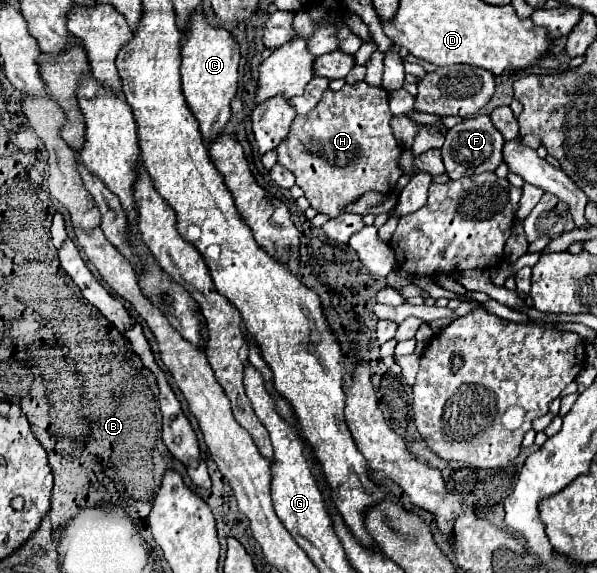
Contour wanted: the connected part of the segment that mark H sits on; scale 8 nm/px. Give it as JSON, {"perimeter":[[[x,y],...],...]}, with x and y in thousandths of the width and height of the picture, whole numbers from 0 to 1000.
{"perimeter":[[[615,143],[601,147],[578,147],[568,161],[544,157],[534,182],[511,202],[497,202],[487,216],[487,227],[481,241],[464,255],[467,286],[487,297],[497,311],[497,325],[508,328],[511,346],[521,353],[521,360],[531,370],[548,373],[551,380],[561,380],[575,370],[581,356],[598,349],[618,332],[631,335],[655,335],[672,307],[672,293],[665,290],[665,279],[675,265],[675,258],[662,248],[655,234],[655,213],[658,199],[652,192],[648,178],[648,157],[618,150]]]}

